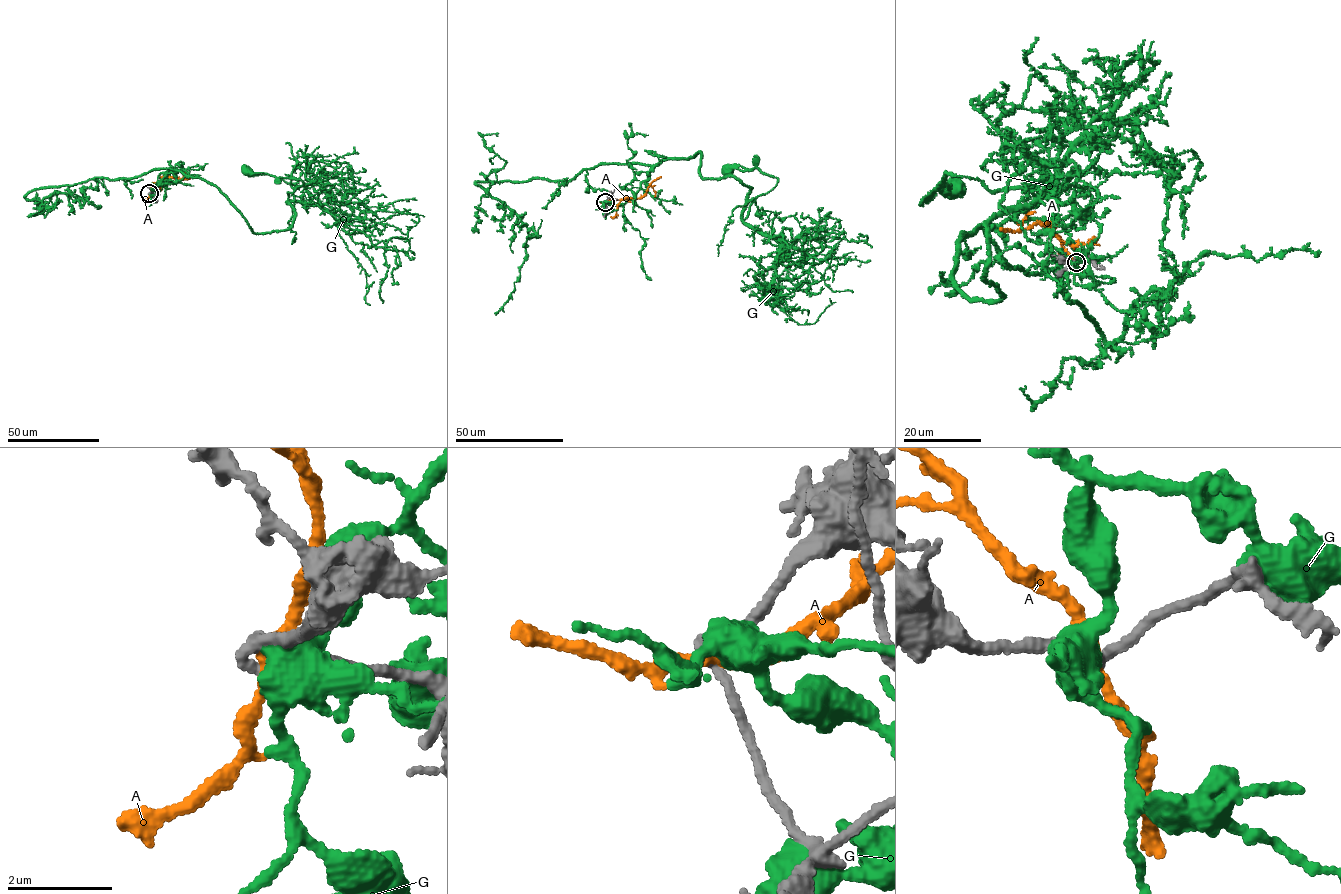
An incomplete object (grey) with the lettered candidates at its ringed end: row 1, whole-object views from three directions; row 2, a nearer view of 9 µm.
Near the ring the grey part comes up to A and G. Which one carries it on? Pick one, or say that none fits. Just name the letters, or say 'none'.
none

